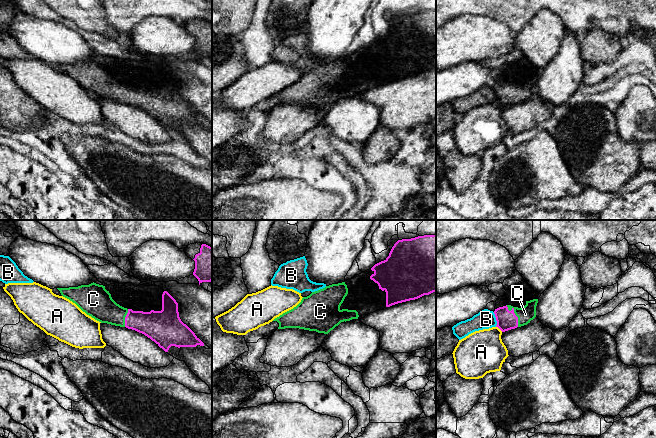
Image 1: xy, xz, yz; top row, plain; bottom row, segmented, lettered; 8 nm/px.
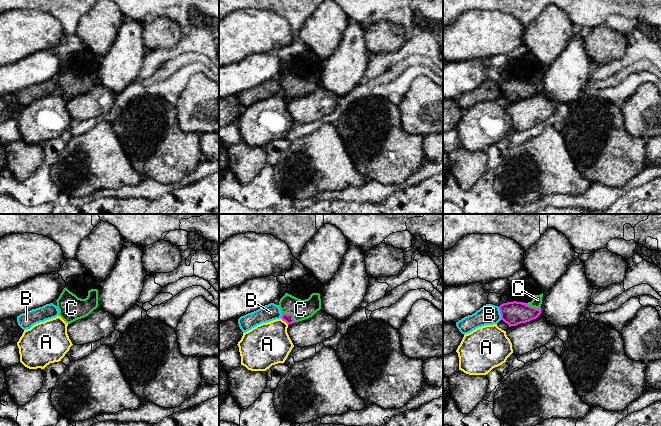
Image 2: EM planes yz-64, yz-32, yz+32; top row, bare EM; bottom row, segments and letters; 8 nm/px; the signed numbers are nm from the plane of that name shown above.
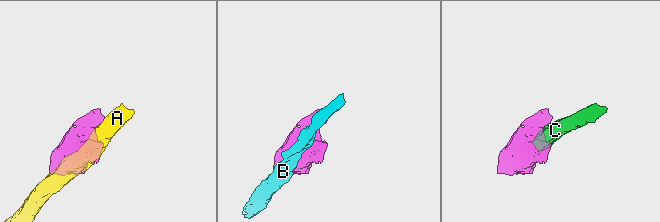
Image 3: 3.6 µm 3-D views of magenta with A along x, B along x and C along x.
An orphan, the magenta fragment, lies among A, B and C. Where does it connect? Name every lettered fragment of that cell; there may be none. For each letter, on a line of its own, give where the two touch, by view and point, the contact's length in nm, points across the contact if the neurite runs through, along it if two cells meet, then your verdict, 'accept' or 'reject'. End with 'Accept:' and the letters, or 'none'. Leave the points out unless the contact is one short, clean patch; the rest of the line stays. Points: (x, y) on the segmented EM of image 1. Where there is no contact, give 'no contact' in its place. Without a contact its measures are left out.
A: yz (499, 328) | 70 nm | along yz (496, 326), (502, 331) | reject
B: yz (496, 319) | 120 nm | reject
C: yz (514, 314) | 200 nm | across yz (506, 320), (514, 314), (525, 314) | accept
Accept: C

